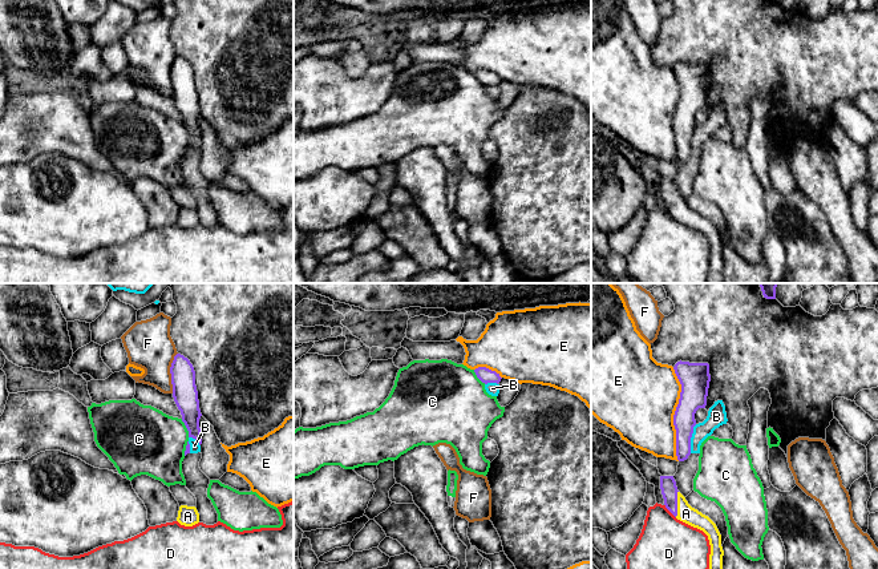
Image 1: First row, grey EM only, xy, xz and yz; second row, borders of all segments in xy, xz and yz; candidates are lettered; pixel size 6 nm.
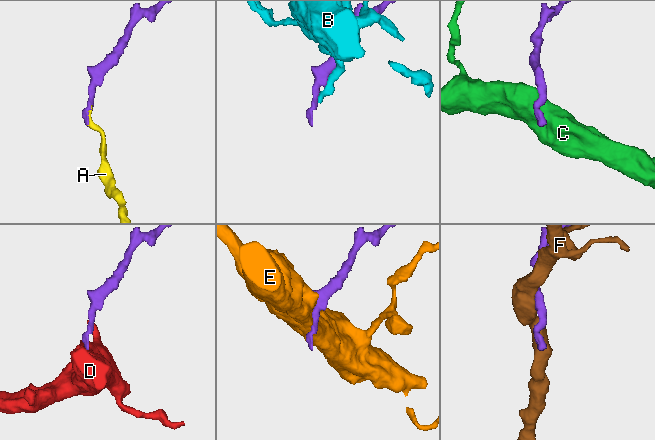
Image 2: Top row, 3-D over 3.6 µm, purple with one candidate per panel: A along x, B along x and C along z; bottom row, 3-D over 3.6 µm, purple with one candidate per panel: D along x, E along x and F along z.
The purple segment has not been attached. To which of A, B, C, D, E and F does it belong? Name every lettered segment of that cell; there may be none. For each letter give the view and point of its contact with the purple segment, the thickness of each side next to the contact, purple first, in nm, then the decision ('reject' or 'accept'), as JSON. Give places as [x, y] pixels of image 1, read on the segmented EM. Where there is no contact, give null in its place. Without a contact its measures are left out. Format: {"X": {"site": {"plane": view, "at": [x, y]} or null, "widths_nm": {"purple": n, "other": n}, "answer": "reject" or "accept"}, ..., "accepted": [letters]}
{"A": {"site": {"plane": "yz", "at": [676, 504]}, "widths_nm": {"purple": 100, "other": 110}, "answer": "accept"}, "B": {"site": {"plane": "yz", "at": [690, 439]}, "widths_nm": {"purple": 150, "other": 110}, "answer": "reject"}, "C": {"site": {"plane": "xy", "at": [186, 427]}, "widths_nm": {"purple": 150, "other": 400}, "answer": "reject"}, "D": {"site": {"plane": "yz", "at": [668, 509]}, "widths_nm": {"purple": 100, "other": 320}, "answer": "reject"}, "E": {"site": {"plane": "yz", "at": [675, 414]}, "widths_nm": {"purple": 180, "other": 480}, "answer": "reject"}, "F": {"site": {"plane": "xy", "at": [170, 372]}, "widths_nm": {"purple": 150, "other": 280}, "answer": "reject"}, "accepted": ["A"]}

